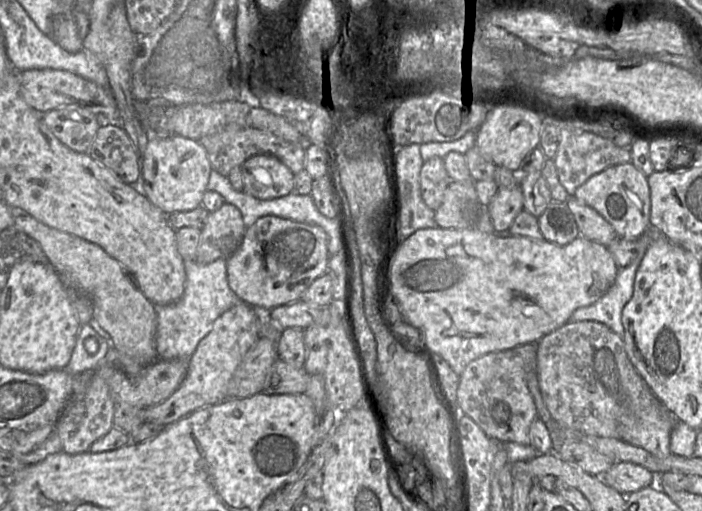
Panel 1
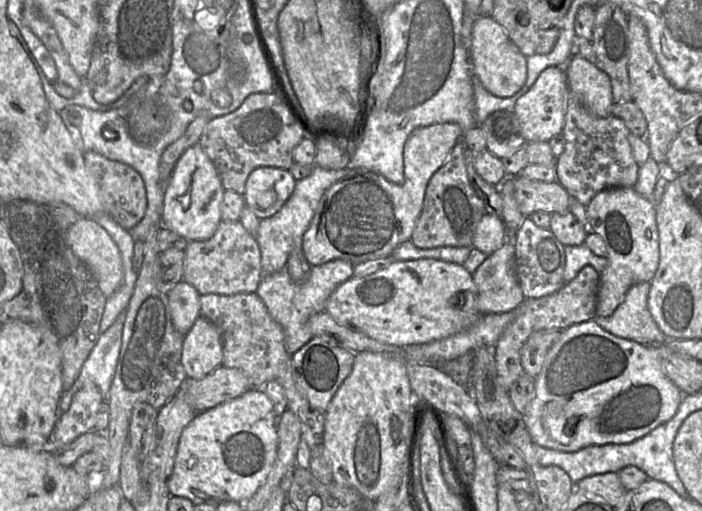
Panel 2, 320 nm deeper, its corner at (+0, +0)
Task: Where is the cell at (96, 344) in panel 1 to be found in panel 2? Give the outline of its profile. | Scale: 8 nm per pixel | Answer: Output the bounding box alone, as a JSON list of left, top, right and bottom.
[56,310,126,421]

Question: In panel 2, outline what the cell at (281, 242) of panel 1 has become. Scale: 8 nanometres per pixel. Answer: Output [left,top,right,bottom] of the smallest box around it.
[302,122,462,266]

